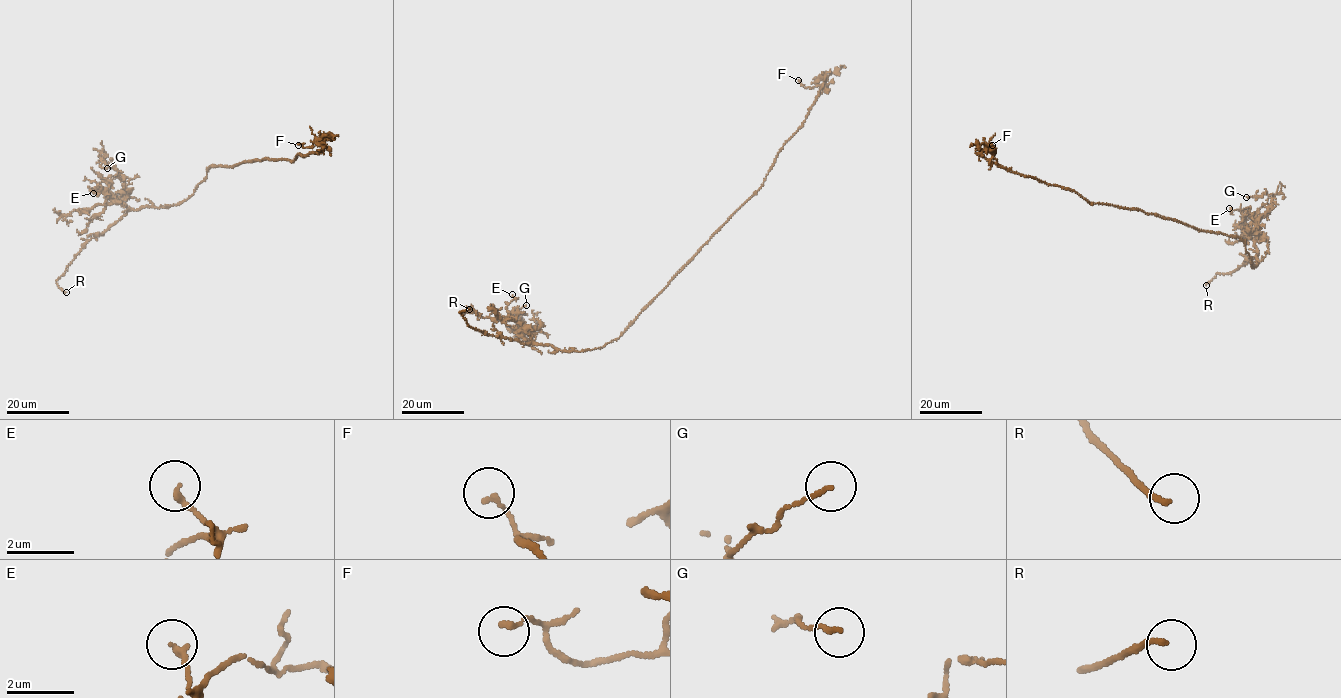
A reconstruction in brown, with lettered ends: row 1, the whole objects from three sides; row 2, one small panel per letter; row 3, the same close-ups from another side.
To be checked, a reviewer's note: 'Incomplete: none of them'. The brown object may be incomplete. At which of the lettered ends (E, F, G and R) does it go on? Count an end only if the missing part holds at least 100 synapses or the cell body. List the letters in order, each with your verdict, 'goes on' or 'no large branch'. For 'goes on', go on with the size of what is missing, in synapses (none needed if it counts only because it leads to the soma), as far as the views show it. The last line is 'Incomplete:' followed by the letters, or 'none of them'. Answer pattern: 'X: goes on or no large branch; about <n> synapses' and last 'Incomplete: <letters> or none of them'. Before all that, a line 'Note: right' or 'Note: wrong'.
Note: wrong
E: no large branch
F: no large branch
G: no large branch
R: goes on
Incomplete: R

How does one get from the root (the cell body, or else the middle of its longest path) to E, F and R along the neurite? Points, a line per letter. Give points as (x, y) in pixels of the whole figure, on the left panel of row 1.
E: (237, 165), (210, 167), (195, 191), (164, 207), (132, 209), (105, 189), (91, 188), (98, 193), (93, 193)
F: (237, 165), (267, 158), (291, 161), (297, 154), (323, 150), (315, 140), (310, 147), (298, 145)
R: (237, 165), (210, 167), (195, 191), (178, 203), (130, 209), (92, 237), (56, 281), (66, 292)

